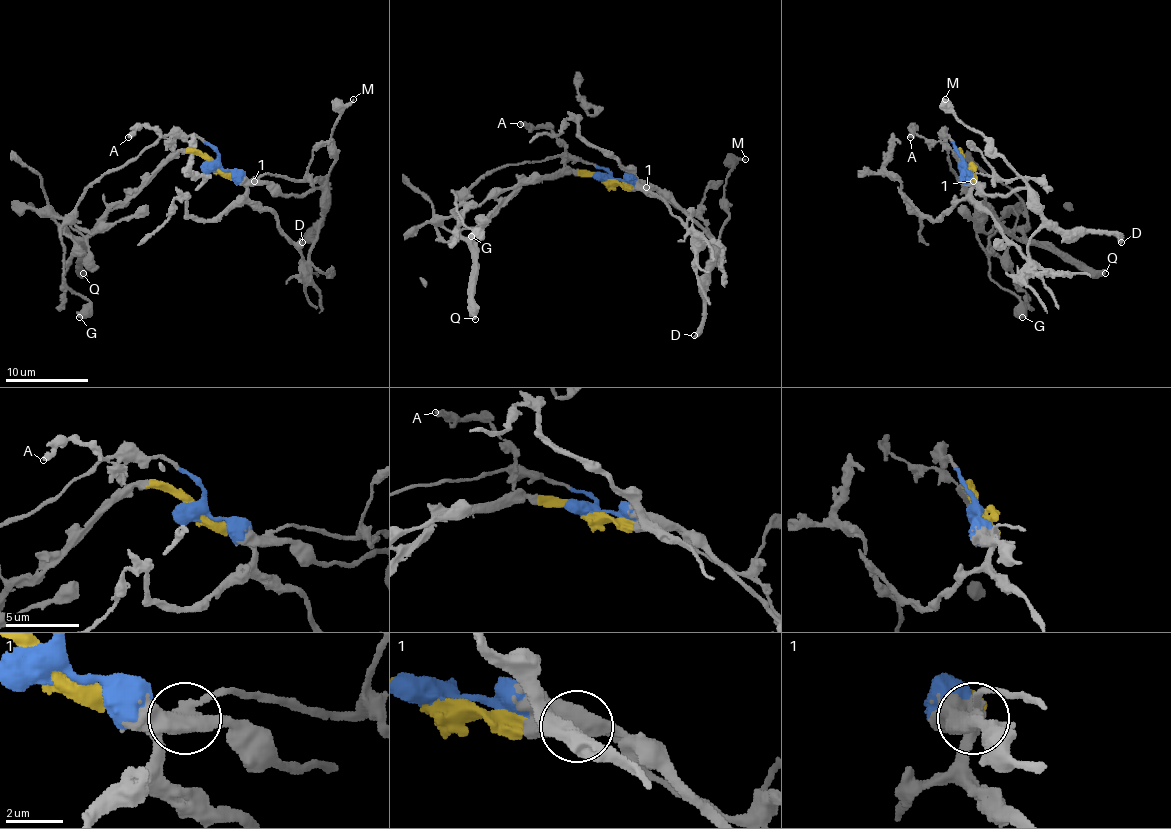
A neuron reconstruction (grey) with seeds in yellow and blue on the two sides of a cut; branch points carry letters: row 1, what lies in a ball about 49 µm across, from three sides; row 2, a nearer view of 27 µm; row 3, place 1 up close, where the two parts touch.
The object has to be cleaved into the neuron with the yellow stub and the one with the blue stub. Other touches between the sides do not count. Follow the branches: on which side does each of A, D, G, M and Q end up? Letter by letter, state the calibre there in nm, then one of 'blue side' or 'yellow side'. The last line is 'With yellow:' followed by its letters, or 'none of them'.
A: calibre 320 nm; yellow side
D: calibre 360 nm; blue side
G: calibre 700 nm; blue side
M: calibre 150 nm; blue side
Q: calibre 500 nm; yellow side
With yellow: A, Q

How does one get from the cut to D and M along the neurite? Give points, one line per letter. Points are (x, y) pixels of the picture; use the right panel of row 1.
D: (965, 165), (971, 179), (985, 193), (1029, 191), (1033, 204), (1062, 229), (1109, 231), (1122, 243)
M: (965, 165), (971, 179), (985, 193), (1010, 196), (1027, 185), (983, 138), (965, 125), (944, 98)

